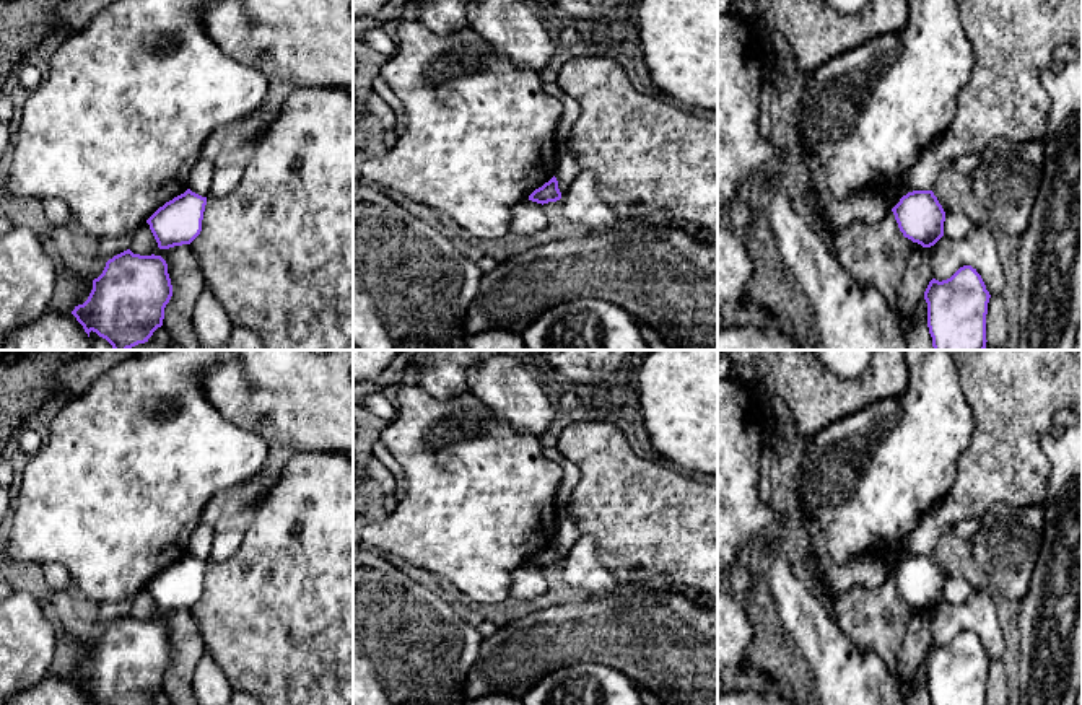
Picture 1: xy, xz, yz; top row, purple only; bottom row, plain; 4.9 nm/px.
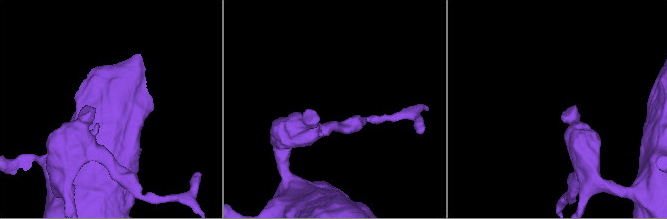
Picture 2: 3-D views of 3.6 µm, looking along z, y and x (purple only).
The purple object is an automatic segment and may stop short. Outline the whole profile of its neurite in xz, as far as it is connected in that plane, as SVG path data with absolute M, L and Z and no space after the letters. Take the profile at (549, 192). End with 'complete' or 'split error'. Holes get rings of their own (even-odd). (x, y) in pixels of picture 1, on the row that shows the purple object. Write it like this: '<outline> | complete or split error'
M555 176L529 195L529 200L542 205L548 202L556 202L560 199L561 199L561 192L558 189L558 181Z | complete

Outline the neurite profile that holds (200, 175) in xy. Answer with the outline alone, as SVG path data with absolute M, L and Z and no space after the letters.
M200 156L189 173L189 189L202 197L208 197L213 173L213 163Z

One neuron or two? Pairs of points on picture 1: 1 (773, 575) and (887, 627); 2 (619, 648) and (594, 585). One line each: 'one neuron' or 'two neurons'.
1: two neurons
2: two neurons

